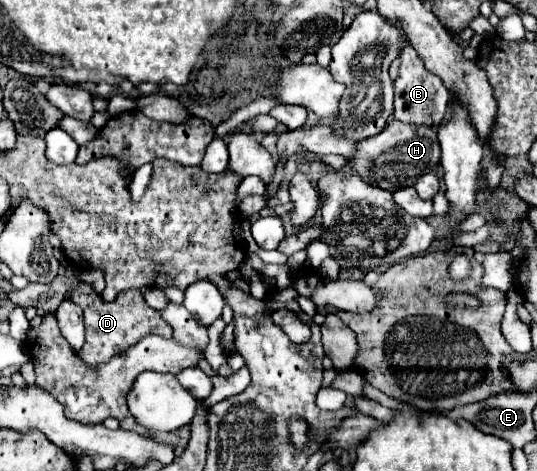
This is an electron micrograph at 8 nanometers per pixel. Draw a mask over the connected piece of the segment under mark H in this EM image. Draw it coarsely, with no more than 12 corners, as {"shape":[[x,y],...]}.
{"shape":[[393,120],[347,160],[395,192],[439,164],[433,126]]}

